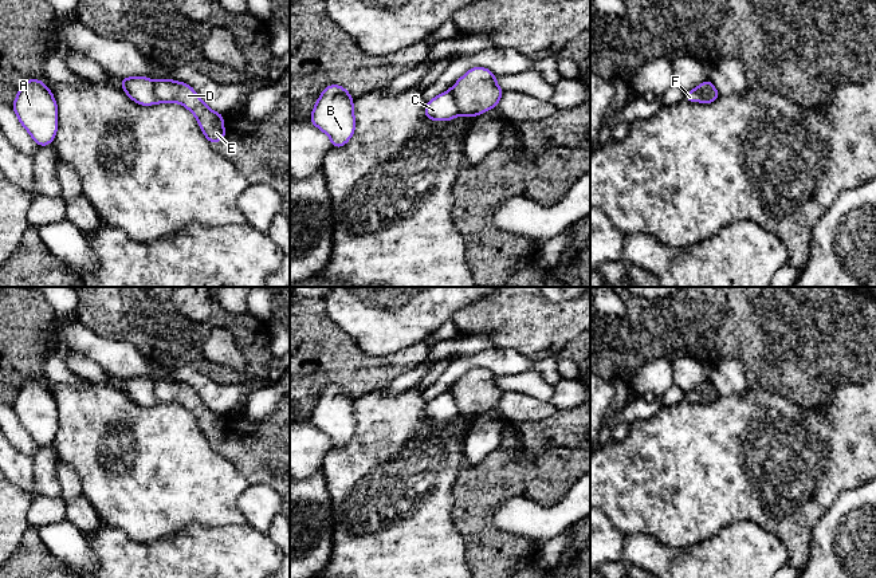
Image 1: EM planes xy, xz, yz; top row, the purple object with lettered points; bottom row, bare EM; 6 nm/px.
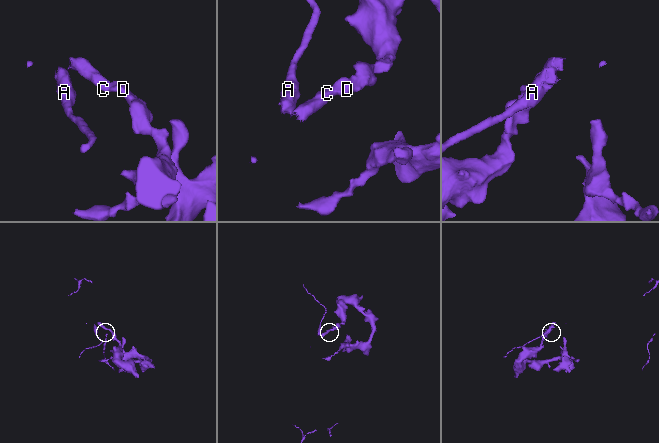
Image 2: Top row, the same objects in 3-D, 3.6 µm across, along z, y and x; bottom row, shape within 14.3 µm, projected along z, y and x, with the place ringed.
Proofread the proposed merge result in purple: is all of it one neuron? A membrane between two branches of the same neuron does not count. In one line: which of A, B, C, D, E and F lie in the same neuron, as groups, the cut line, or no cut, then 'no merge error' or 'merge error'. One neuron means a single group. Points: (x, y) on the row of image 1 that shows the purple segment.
A B C / D E F | xz (450, 90), (460, 113) | merge error

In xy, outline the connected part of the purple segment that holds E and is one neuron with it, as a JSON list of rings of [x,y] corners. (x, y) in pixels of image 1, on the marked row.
[[[164,78],[154,82],[154,94],[157,103],[177,102],[192,111],[209,143],[225,138],[224,114],[211,110],[190,84]]]

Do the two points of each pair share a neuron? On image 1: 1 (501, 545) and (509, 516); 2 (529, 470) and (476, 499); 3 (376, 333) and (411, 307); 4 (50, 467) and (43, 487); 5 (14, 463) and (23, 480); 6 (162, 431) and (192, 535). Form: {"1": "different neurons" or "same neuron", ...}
{"1": "different neurons", "2": "same neuron", "3": "same neuron", "4": "same neuron", "5": "same neuron", "6": "different neurons"}

